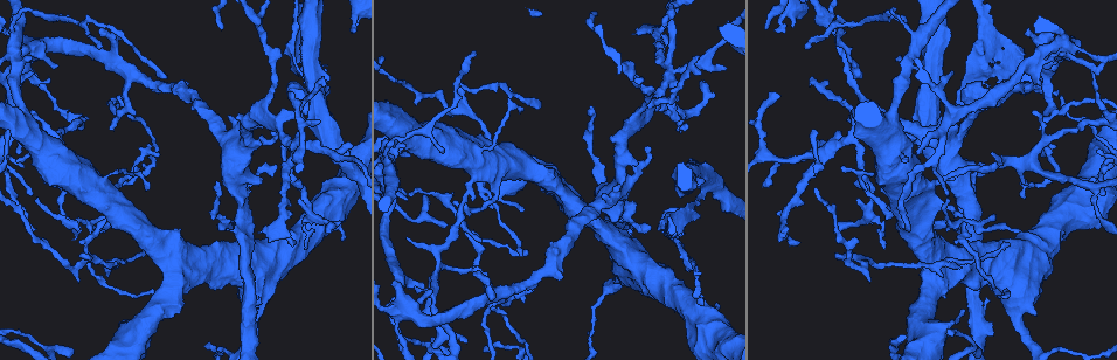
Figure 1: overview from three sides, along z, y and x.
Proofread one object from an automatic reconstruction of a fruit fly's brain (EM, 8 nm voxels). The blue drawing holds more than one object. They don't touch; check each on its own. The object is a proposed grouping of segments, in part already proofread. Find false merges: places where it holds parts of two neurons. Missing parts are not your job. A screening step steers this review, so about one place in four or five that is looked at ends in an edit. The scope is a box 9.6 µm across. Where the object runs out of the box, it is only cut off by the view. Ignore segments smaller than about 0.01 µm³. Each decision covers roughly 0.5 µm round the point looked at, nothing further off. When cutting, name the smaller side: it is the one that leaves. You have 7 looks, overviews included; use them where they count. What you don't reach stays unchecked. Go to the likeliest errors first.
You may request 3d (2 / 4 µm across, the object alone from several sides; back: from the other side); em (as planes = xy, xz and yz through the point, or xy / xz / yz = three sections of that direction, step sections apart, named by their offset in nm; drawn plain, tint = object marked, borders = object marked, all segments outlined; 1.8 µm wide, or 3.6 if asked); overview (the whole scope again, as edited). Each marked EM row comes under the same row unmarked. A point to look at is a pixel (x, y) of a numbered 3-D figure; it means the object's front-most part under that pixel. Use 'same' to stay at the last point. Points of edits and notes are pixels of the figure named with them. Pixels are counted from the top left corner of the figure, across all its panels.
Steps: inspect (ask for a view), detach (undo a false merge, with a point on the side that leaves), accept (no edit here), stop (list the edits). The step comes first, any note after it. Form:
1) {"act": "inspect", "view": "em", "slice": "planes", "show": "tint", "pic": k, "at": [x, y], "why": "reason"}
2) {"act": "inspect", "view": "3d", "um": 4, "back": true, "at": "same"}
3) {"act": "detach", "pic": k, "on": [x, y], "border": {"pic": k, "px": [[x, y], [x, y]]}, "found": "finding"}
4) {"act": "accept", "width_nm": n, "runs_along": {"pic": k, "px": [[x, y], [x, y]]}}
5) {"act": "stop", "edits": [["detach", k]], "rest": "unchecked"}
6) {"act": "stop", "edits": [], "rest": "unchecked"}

{"act": "inspect", "view": "em", "slice": "yz", "step": 16, "show": "tint", "pic": 1, "at": [952, 112], "why": "two arms at a narrow angle"}

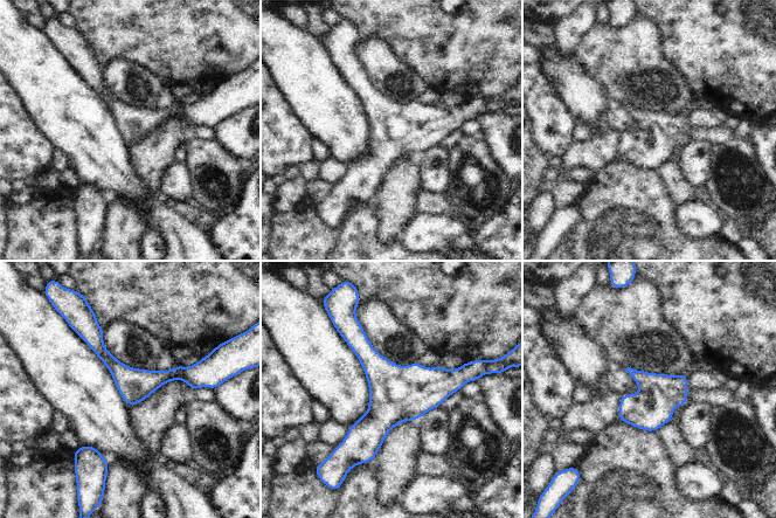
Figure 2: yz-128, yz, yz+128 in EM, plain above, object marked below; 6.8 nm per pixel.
{"act": "inspect", "view": "em", "slice": "planes", "show": "borders", "at": "same", "why": "another direction"}

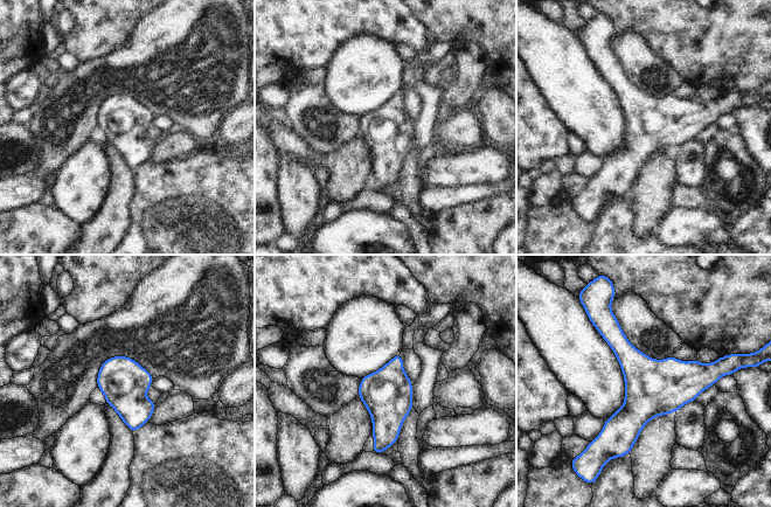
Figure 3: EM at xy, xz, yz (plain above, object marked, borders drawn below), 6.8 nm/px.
{"act": "accept", "found": "one neuron here"}

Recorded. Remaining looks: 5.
{"act": "inspect", "view": "em", "slice": "xz", "step": 4, "show": "tint", "pic": 1, "at": [1015, 164], "why": "four arms meet"}

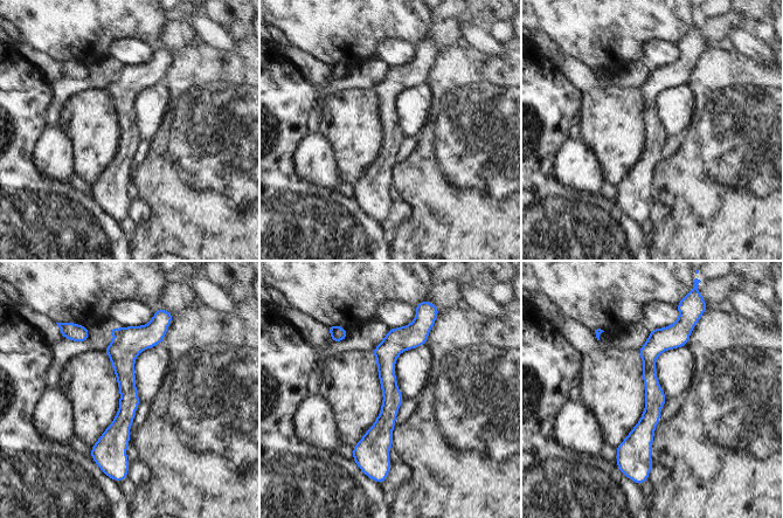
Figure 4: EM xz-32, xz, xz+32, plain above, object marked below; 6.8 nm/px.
{"act": "inspect", "view": "em", "slice": "planes", "show": "tint", "at": "same", "why": "cut it another way"}

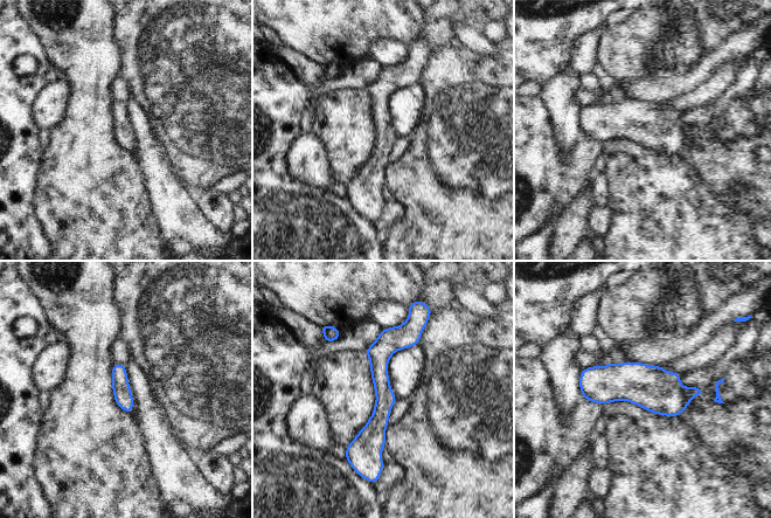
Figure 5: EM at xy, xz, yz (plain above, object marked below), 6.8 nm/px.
{"act": "accept", "runs_along": {"pic": 5, "px": [[408, 326], [381, 353], [377, 462]]}, "found": "continuous, no second neuron"}

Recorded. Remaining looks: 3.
{"act": "inspect", "view": "3d", "um": 4, "pic": 1, "at": [853, 137], "why": "four-way junction"}

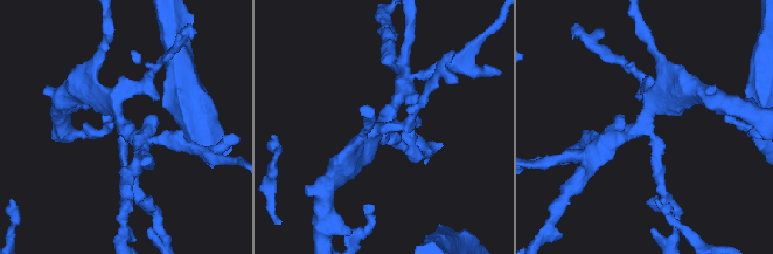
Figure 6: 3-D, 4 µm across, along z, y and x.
{"act": "inspect", "view": "em", "um": 3.6, "slice": "planes", "show": "tint", "pic": 6, "at": [645, 121]}

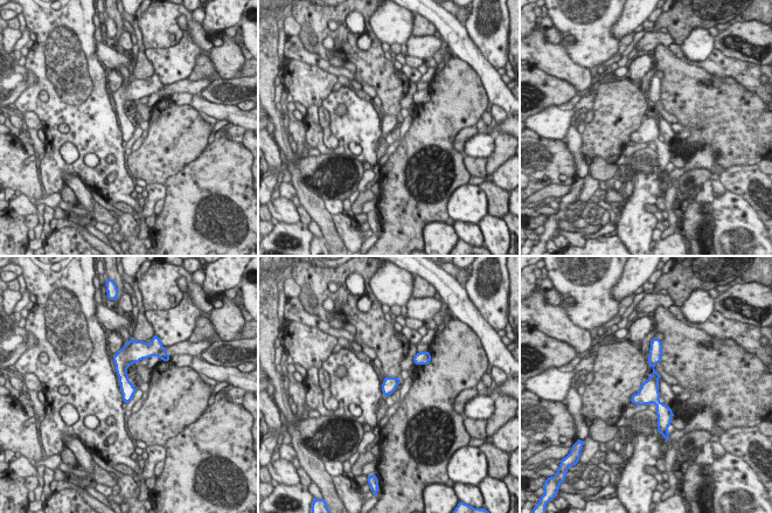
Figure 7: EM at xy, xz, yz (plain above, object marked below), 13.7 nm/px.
{"act": "accept", "width_nm": 190, "runs_along": {"pic": 7, "px": [[652, 353], [661, 418]]}, "found": "one neuron here"}

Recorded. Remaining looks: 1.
{"act": "stop", "edits": [], "rest": "unchecked"}

